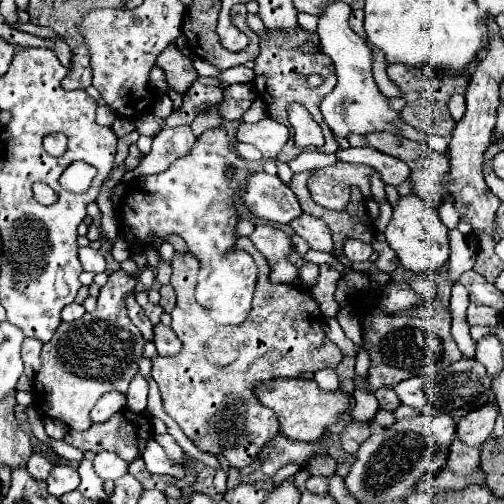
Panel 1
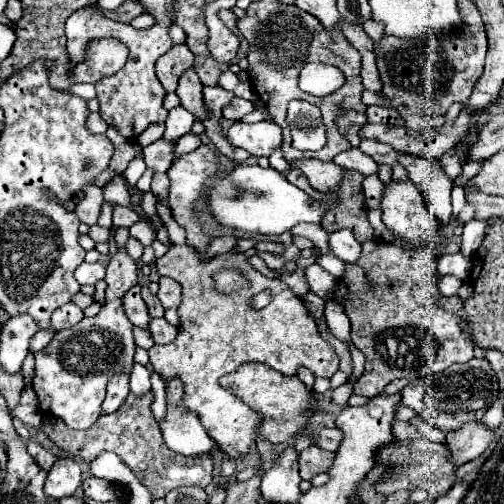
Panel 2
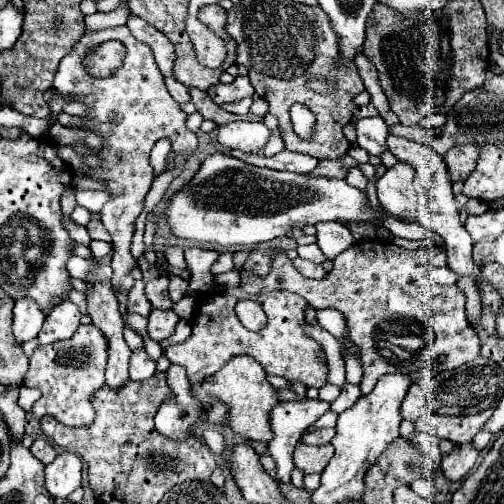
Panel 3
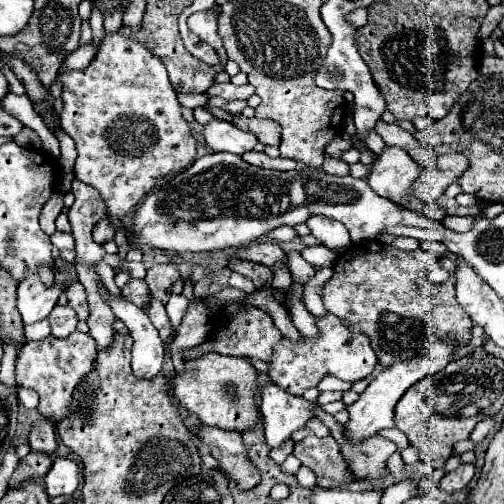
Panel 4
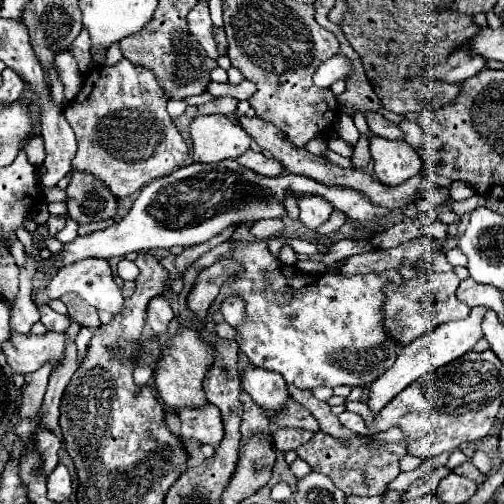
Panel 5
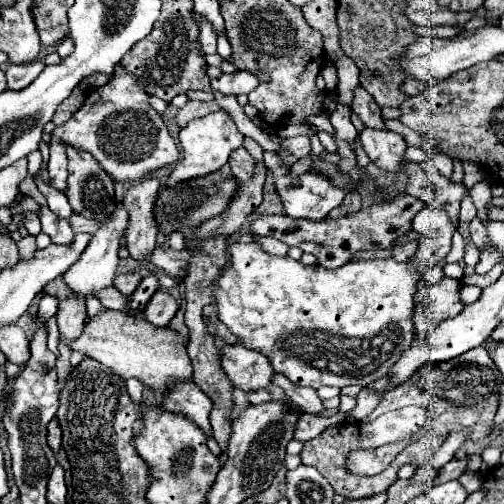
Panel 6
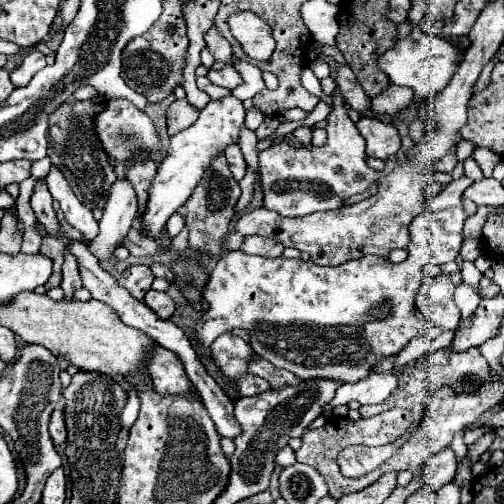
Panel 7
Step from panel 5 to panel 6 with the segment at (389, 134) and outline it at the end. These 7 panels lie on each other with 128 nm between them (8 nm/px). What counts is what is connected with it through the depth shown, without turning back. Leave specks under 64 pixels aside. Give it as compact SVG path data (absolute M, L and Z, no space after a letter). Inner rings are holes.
M362 86L354 88L354 98L352 98L350 108L352 108L354 114L358 114L358 118L366 126L370 126L370 128L384 128L384 120L380 116L380 106L372 100L372 96Z

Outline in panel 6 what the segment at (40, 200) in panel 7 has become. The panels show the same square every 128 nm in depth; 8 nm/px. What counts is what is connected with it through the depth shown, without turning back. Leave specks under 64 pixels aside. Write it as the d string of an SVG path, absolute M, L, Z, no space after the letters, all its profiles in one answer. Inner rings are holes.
M40 208L38 218L42 222L42 232L46 232L54 244L66 244L68 246L74 242L74 232L72 232L68 220L52 214L50 208ZM108 286L108 288L100 290L96 294L96 298L108 310L118 310L118 312L124 312L124 314L128 314L128 310L130 310L130 298L124 296L116 286Z

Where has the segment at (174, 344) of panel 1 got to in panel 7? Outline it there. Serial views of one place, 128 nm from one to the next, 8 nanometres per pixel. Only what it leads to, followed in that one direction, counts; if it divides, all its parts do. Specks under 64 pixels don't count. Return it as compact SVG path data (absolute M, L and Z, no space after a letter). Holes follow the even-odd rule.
M156 290L146 292L144 304L148 304L148 308L152 308L152 312L160 318L170 318L172 312L176 310L172 298L166 292L156 292Z

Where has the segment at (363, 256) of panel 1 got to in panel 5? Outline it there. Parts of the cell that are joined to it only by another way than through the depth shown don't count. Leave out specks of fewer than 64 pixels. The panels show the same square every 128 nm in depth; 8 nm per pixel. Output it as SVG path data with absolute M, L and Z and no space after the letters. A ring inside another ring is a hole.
M314 194L298 196L298 208L300 208L300 220L310 230L316 230L324 220L330 218L334 210L334 206L326 198L314 196Z

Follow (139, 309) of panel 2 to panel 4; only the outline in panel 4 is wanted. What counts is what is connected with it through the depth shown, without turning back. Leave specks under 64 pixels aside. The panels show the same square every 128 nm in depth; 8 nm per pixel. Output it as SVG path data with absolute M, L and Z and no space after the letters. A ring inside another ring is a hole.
M128 280L126 284L124 284L124 288L122 288L122 296L128 300L128 302L132 302L132 304L136 304L136 306L146 306L148 304L148 300L150 300L150 296L148 296L148 286L146 286L146 282L144 280Z

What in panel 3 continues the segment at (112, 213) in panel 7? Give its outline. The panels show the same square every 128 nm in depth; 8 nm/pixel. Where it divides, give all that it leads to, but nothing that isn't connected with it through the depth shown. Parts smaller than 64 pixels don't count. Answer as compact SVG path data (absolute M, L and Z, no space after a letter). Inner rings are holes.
M30 298L16 300L16 306L14 306L14 336L16 336L18 342L26 342L26 340L36 338L42 324L44 324L44 314L34 300L30 300ZM144 348L134 350L130 358L130 380L142 382L150 378L154 372L156 372L156 360L152 360Z

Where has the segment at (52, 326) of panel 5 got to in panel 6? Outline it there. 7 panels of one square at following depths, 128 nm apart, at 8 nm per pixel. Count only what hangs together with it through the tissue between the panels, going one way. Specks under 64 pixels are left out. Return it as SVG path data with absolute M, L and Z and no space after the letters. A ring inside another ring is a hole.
M42 296L40 304L38 304L38 318L40 318L40 322L46 322L48 318L52 318L56 314L56 310L58 310L58 304L60 304L58 298Z

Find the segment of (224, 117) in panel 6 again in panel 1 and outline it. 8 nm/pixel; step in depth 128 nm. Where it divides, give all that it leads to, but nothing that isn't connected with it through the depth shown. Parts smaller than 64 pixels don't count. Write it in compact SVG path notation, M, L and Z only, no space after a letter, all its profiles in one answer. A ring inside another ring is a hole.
M270 118L256 124L242 122L236 130L236 140L256 146L266 160L274 160L288 140L288 128Z

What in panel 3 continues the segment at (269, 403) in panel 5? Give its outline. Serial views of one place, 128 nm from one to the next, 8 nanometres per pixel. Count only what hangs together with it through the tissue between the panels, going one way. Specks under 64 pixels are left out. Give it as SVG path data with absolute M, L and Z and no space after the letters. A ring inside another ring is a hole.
M294 400L280 402L270 412L270 426L274 438L268 442L268 454L276 460L276 480L290 484L290 472L294 468L292 452L300 436L330 408L324 400Z

